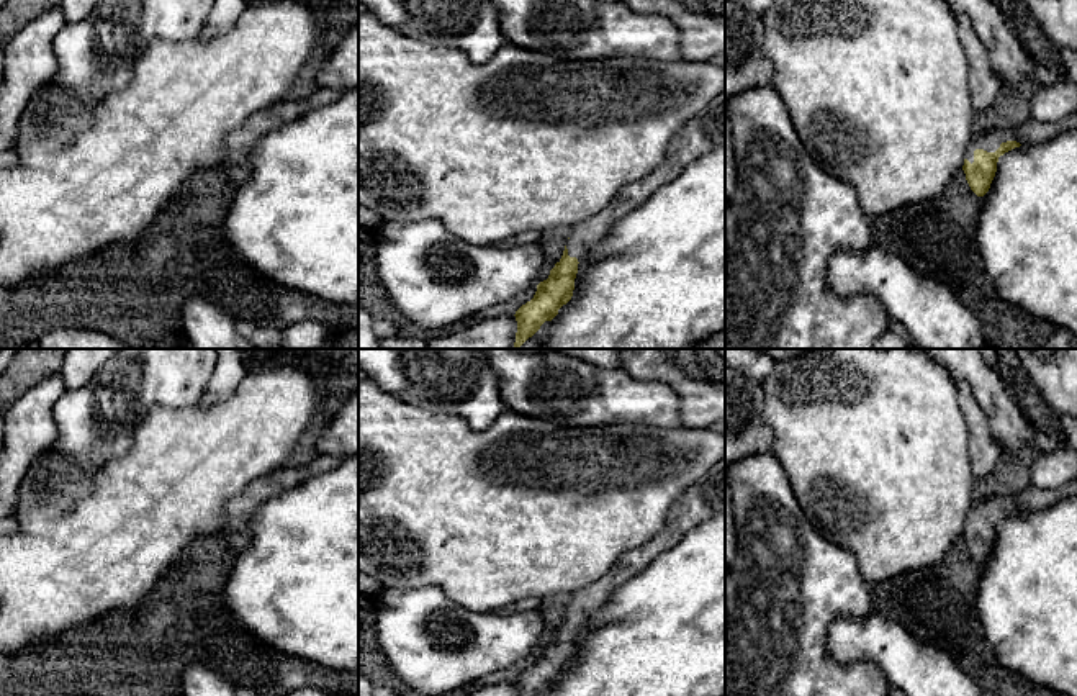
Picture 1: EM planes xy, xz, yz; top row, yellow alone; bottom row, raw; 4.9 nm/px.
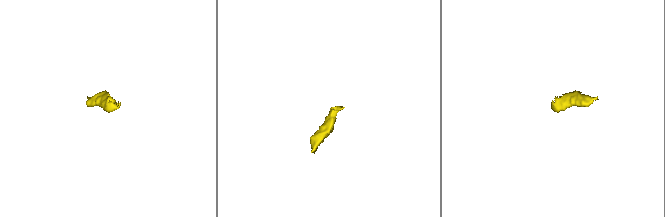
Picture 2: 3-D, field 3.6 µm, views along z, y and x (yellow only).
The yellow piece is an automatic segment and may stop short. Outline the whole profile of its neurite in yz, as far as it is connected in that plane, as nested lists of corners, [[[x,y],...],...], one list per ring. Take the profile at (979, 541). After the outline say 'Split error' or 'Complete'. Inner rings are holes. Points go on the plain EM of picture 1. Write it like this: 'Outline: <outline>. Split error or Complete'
Outline: [[[1077,480],[1056,490],[1043,490],[1030,485],[1016,495],[982,498],[967,511],[962,537],[971,557],[984,563],[997,539],[998,524],[1005,519],[1026,513],[1048,509],[1059,501],[1077,498]]]. Split error

